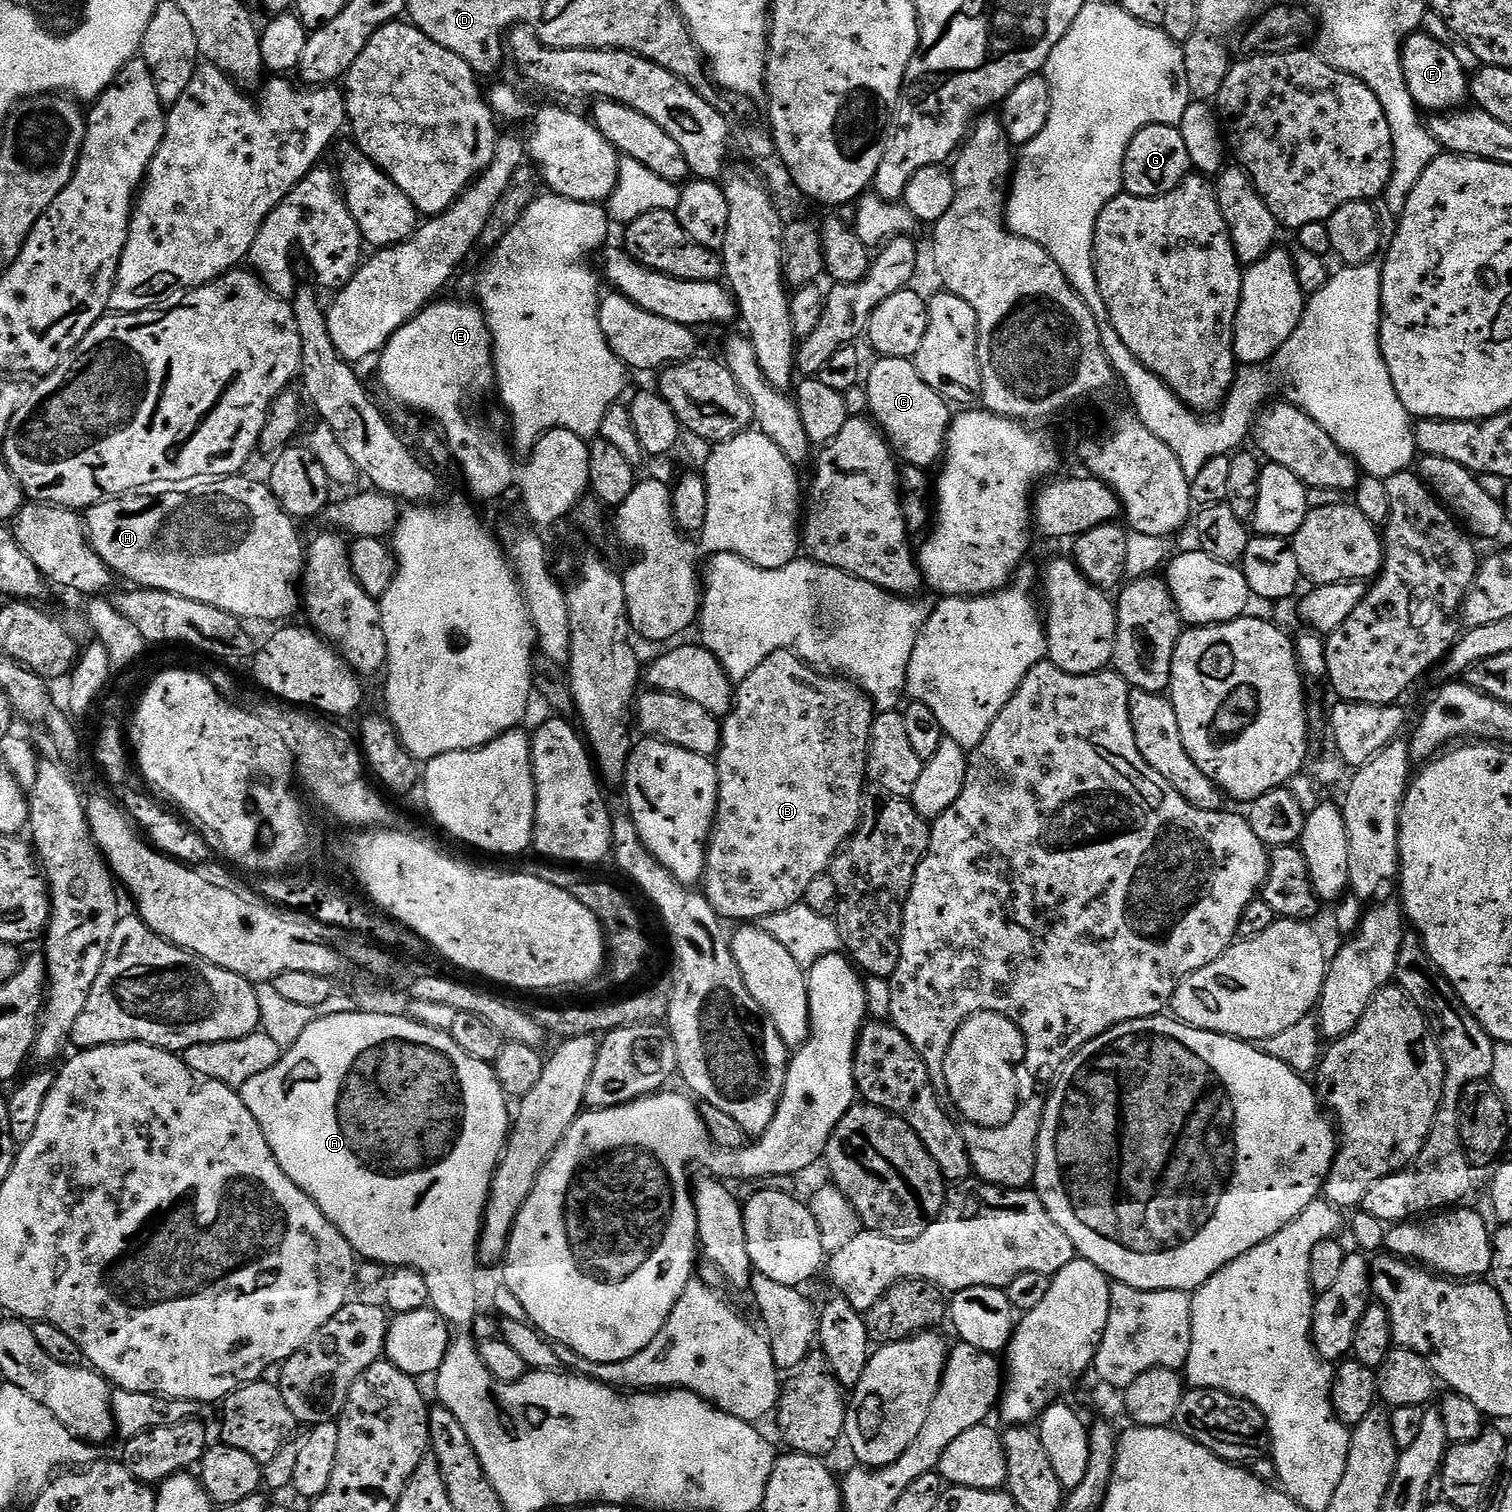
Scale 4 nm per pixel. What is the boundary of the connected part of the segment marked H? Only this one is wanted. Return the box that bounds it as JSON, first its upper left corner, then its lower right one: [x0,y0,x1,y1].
[86,474,306,622]

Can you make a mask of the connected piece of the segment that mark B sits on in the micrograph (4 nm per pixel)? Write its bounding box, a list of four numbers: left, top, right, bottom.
[702,652,873,922]

